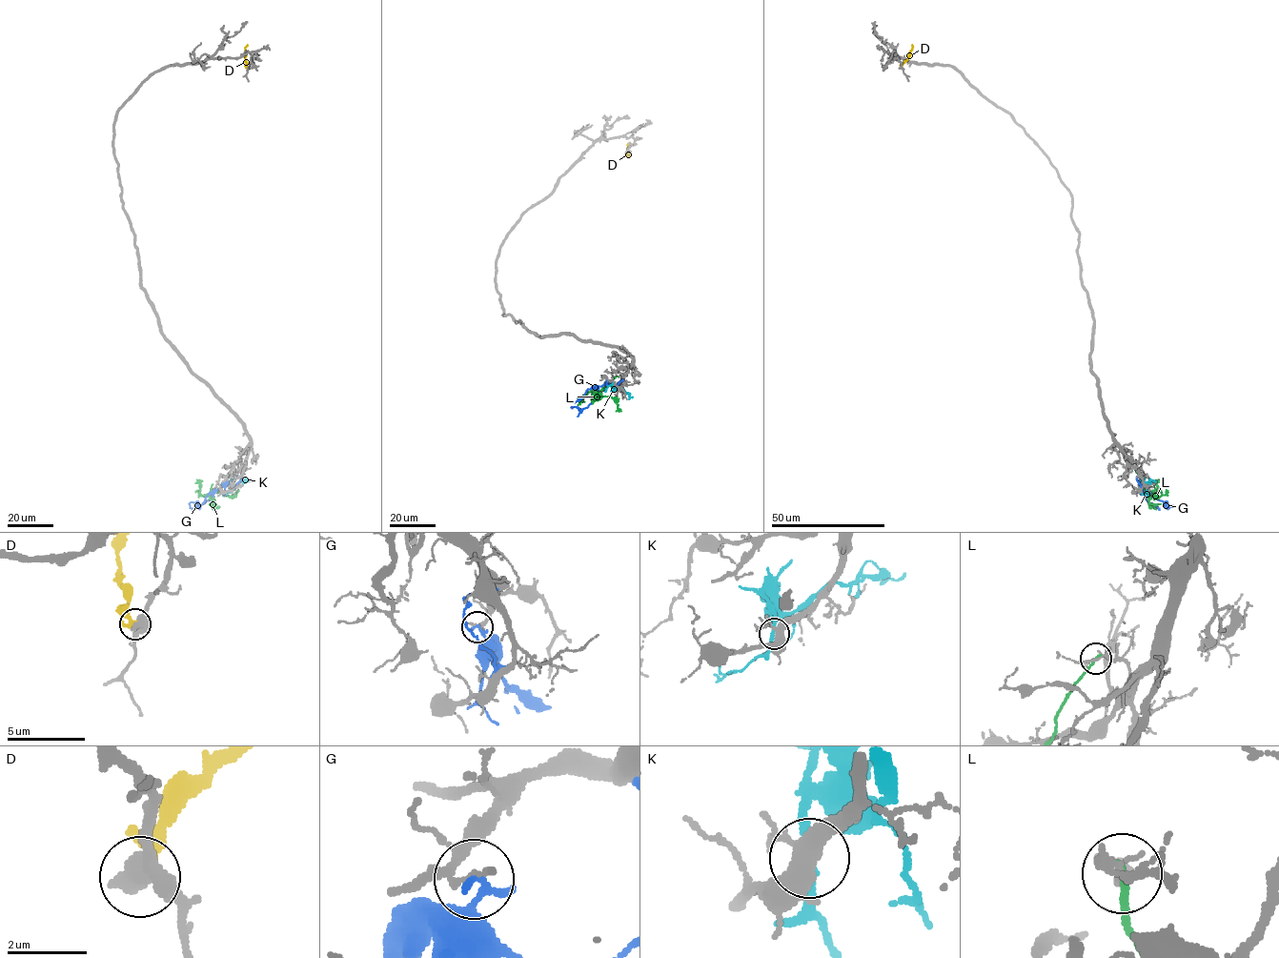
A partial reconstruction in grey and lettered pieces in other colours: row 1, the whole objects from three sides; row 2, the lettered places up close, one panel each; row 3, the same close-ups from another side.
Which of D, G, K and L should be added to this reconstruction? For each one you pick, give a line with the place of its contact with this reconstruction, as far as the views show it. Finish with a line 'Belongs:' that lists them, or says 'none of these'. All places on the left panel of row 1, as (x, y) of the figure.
Belongs: none of these

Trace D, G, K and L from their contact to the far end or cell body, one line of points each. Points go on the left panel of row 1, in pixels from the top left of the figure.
D: (247, 68), (247, 44)
G: (227, 480), (210, 499), (200, 505), (191, 502), (190, 508)
K: (232, 489), (231, 486), (240, 481), (247, 481)
L: (235, 463), (214, 491), (233, 498), (238, 489)

